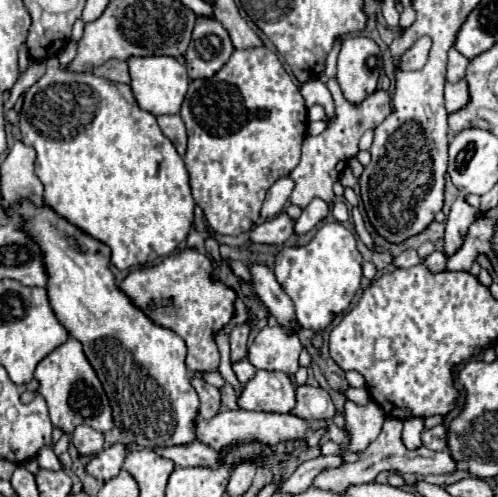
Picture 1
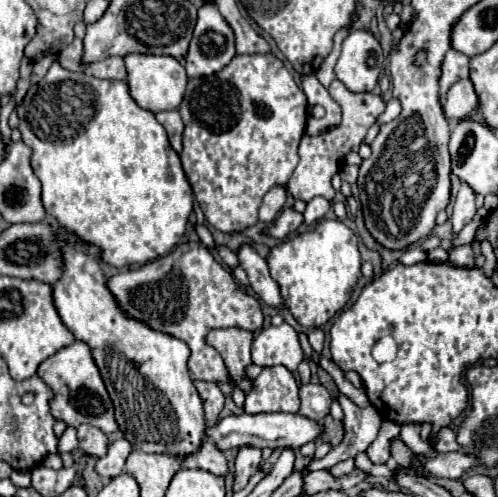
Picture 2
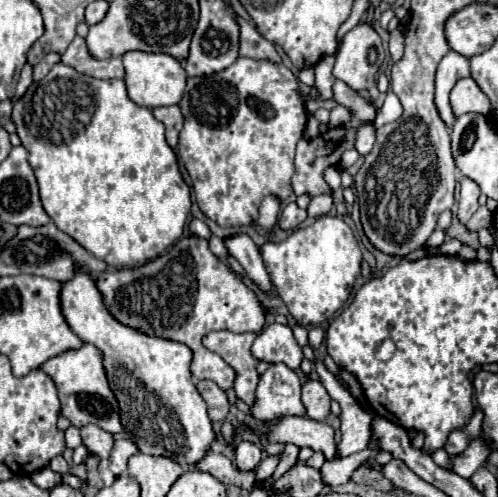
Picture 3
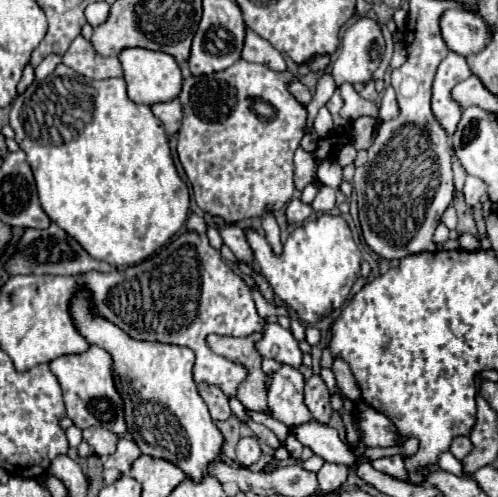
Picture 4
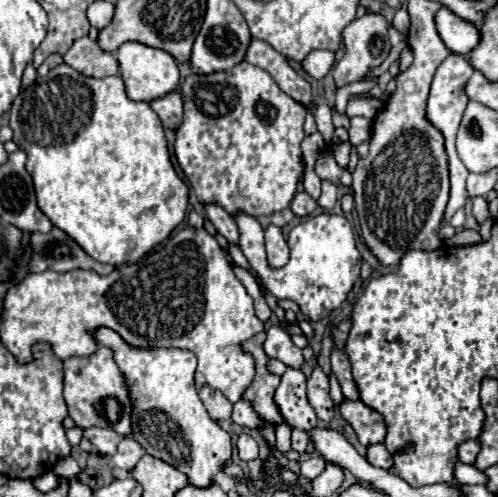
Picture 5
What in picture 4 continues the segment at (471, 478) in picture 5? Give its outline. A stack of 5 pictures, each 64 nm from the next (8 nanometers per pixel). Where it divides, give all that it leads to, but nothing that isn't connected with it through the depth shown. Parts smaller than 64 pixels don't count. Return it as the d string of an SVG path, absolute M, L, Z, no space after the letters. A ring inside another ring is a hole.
M442 452L442 454L440 454L440 460L438 460L438 466L440 466L442 470L448 470L448 472L456 474L456 476L464 476L460 460L456 460L456 458L454 458L454 456L450 454L450 452Z

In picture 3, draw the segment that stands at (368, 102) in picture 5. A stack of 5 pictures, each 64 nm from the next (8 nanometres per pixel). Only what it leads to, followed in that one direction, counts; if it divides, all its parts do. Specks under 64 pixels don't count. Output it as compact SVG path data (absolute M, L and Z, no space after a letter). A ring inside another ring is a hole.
M336 106L330 110L330 120L328 120L328 128L334 128L334 126L340 126L344 122L350 120L350 112L344 108L344 106Z

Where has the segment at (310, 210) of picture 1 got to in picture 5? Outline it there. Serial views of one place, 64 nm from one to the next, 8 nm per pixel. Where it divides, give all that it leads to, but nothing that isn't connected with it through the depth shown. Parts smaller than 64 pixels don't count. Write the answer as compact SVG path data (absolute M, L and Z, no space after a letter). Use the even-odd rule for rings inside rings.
M324 180L324 182L322 182L322 194L320 194L320 198L318 198L316 202L318 202L320 208L332 210L334 204L336 204L336 196L338 196L338 188L336 188L334 184L330 184L330 182Z

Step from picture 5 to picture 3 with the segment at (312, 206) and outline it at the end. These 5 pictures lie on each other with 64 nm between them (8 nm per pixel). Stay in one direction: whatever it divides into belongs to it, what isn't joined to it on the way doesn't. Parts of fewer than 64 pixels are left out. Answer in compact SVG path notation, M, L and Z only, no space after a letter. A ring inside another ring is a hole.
M290 202L290 204L284 206L284 210L280 214L278 228L282 228L282 230L294 230L304 220L306 220L306 210L300 210L294 202Z

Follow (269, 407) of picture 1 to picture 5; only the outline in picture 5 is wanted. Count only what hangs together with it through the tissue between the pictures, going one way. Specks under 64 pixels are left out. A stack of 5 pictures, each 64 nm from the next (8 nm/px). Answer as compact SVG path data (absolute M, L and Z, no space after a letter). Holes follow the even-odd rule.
M286 368L280 376L280 384L274 392L276 408L280 408L280 416L292 428L310 430L318 424L314 408L306 398L306 376L296 368Z

